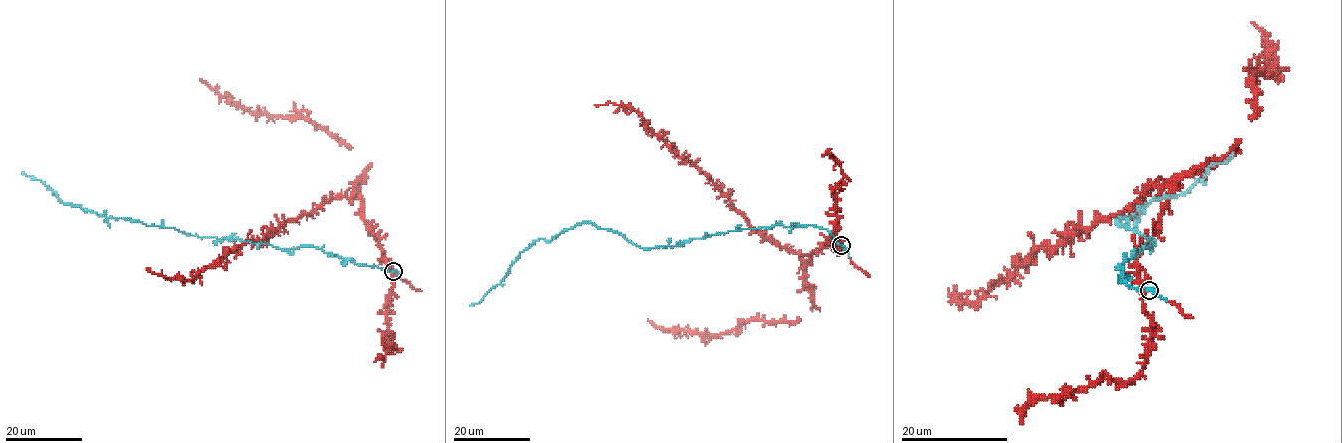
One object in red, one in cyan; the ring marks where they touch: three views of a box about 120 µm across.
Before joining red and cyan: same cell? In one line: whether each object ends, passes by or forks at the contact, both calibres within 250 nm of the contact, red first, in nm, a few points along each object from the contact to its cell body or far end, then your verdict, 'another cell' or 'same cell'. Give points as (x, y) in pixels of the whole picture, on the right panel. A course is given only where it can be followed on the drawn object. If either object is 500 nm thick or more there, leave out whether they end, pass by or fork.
red ends there; cyan passes by; 280 nm thick on the red side, 240 nm on the other; red runs (1149, 290), (1139, 279), (1137, 255), (1179, 176), (1054, 247), (1039, 247), (971, 302), (950, 295), (954, 286); cyan runs (1149, 290), (1120, 282), (1120, 266), (1155, 242), (1116, 221), (1184, 194), (1232, 153); same cell

